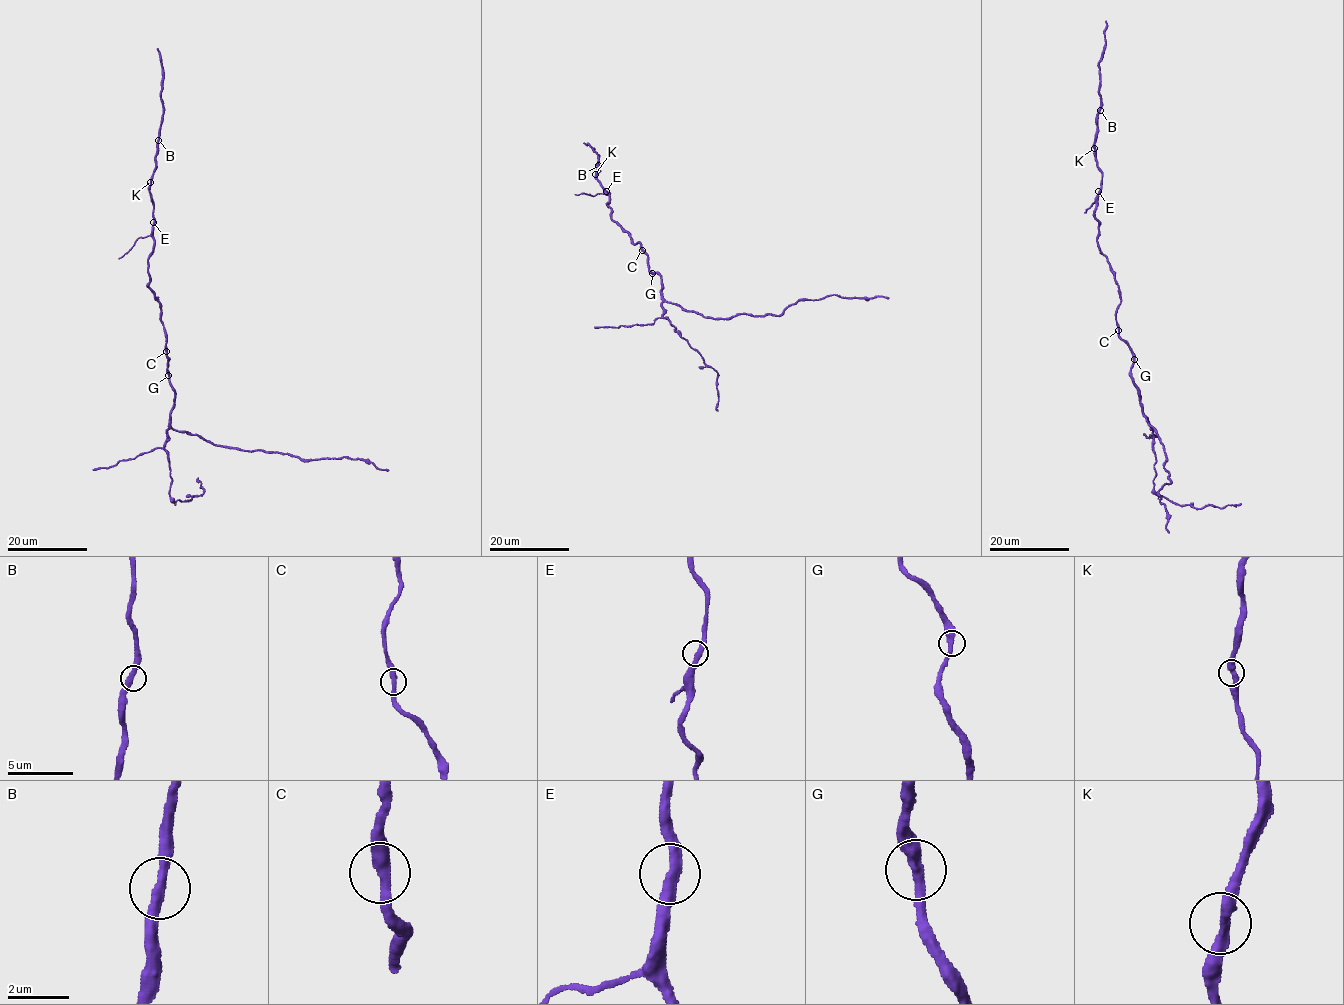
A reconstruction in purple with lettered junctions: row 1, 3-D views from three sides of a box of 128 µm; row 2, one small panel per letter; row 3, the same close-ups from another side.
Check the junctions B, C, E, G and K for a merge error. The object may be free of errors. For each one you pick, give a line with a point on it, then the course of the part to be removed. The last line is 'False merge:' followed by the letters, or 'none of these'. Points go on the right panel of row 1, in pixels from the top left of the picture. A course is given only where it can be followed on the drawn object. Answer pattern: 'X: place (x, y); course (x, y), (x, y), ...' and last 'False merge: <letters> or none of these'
False merge: none of these

